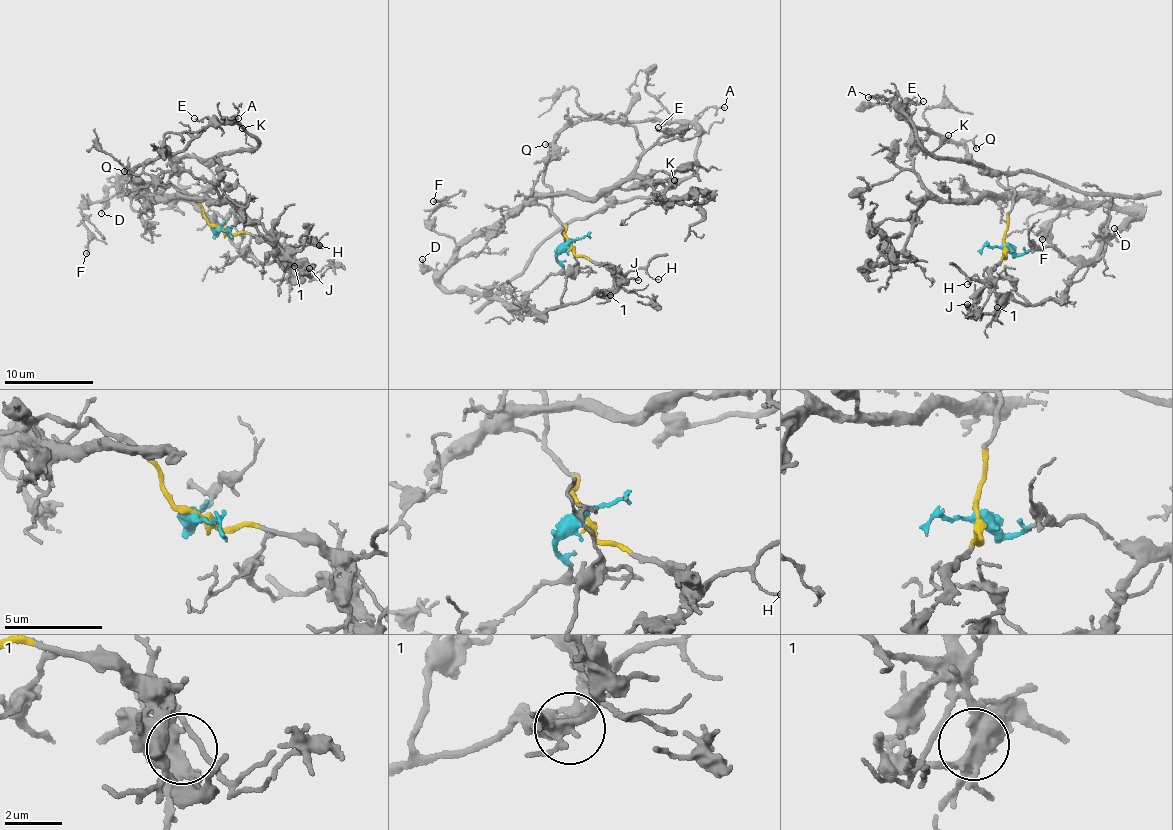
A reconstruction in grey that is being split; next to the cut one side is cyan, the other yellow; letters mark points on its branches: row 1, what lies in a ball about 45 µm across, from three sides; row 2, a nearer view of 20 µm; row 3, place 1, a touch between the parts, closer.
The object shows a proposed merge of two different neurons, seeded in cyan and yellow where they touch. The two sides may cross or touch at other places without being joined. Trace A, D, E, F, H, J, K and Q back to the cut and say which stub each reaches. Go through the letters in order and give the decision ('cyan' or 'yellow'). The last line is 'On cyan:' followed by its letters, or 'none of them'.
A: yellow
D: cyan
E: yellow
F: cyan
H: yellow
J: cyan
K: yellow
Q: yellow
On cyan: D, F, J

